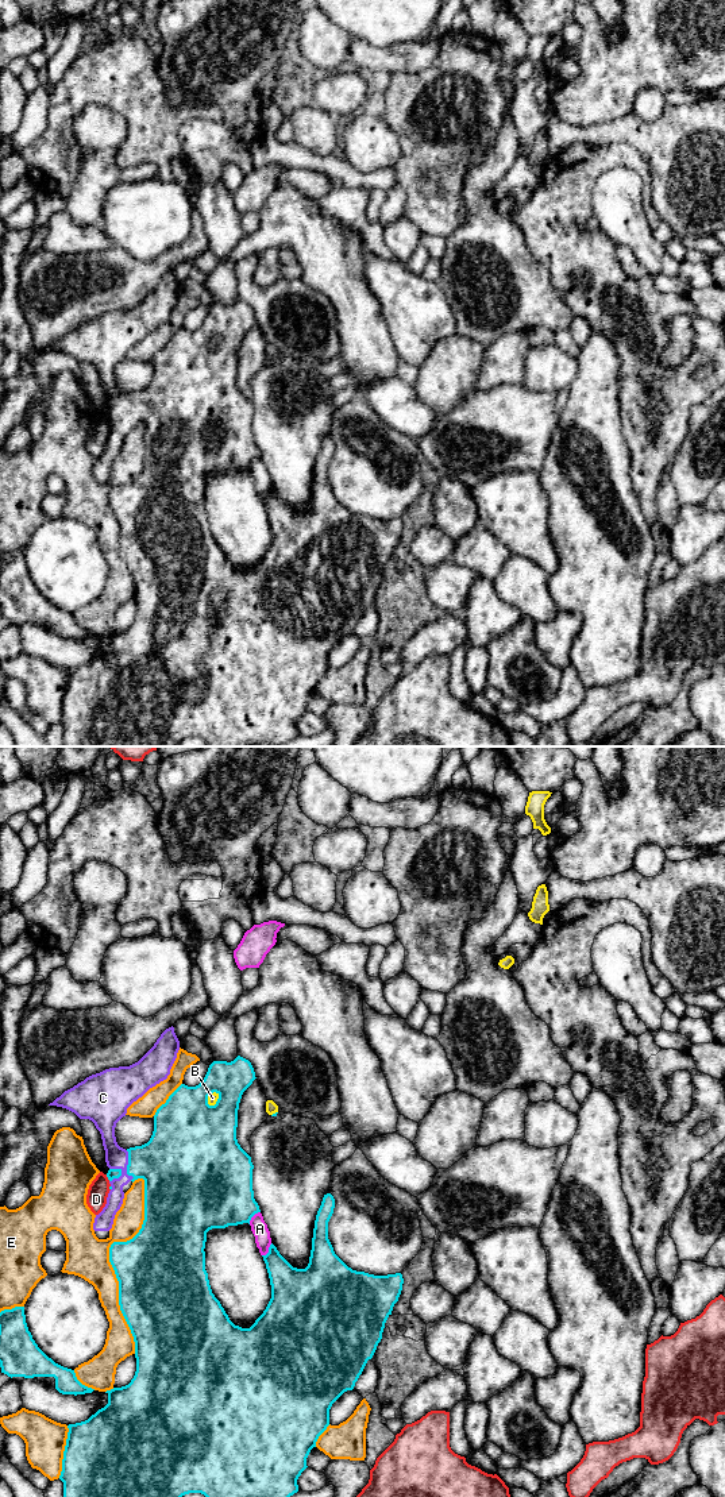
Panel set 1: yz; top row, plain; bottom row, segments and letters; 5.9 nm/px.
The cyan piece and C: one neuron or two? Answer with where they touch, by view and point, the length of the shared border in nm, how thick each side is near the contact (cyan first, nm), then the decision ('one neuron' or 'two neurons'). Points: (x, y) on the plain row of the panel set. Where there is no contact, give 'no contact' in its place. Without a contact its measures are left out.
yz (127, 411) | 190 nm | 360/140 nm | one neuron

